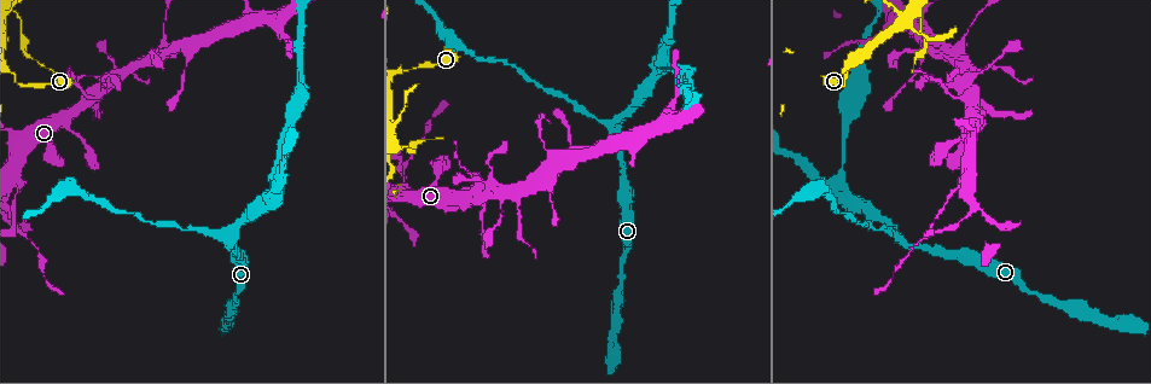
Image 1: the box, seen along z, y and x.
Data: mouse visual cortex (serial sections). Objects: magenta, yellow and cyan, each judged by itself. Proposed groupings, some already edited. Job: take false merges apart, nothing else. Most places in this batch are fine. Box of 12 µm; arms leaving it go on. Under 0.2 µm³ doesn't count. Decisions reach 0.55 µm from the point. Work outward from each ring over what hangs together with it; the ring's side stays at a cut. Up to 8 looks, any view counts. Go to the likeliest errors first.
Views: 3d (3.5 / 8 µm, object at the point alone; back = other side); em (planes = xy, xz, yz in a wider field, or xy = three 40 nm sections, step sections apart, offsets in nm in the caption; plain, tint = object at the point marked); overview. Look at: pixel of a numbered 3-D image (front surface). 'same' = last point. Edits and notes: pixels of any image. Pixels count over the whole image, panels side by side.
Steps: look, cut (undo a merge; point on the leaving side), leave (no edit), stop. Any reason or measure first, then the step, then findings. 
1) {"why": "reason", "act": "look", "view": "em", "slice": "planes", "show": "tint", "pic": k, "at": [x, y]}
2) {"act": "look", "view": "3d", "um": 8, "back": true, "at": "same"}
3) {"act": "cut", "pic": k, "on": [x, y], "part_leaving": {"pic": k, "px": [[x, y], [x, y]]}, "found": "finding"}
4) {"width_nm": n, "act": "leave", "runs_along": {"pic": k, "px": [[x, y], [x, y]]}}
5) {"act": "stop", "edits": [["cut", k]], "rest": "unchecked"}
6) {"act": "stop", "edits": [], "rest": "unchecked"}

{"why": "branch point", "act": "look", "view": "3d", "um": 8, "pic": 1, "at": [901, 241]}

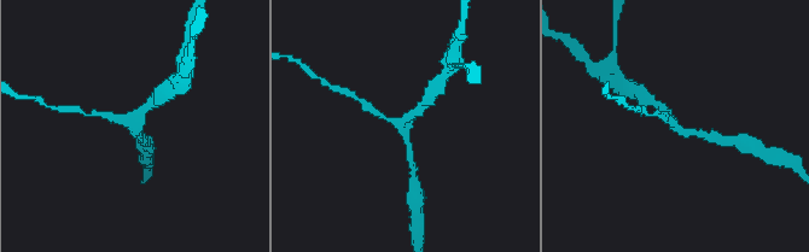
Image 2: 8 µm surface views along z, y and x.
{"act": "look", "view": "3d", "um": 3.5, "pic": 2, "at": [404, 125]}

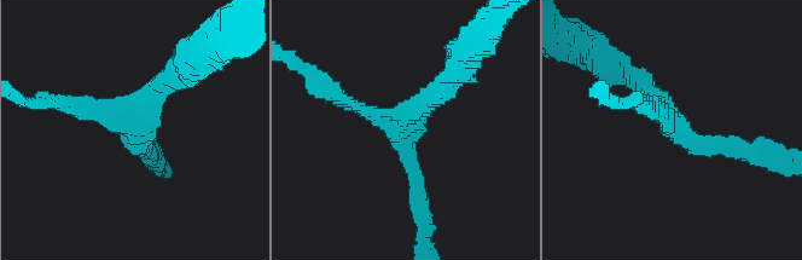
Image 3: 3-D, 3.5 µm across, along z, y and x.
{"act": "leave", "runs_along": {"pic": 3, "px": [[742, 148], [686, 140], [633, 76]]}, "found": "continuous, no second cell"}

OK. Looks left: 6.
{"why": "three-way junction", "act": "look", "view": "em", "slice": "xy", "step": 3, "show": "tint", "pic": 1, "at": [271, 187]}

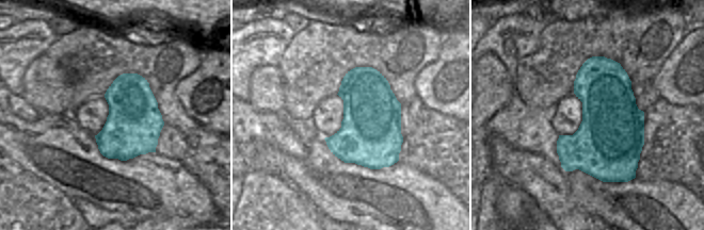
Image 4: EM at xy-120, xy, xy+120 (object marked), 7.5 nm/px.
{"why": "wider look", "act": "look", "view": "3d", "um": 3.5, "at": "same"}

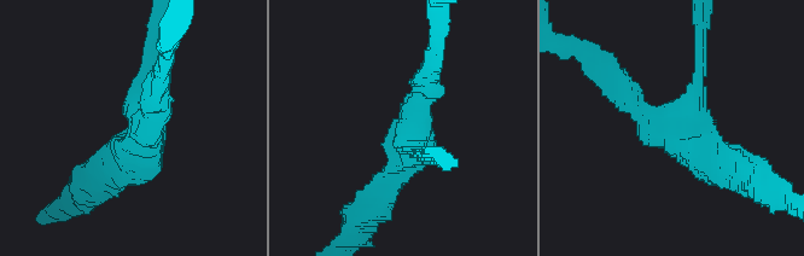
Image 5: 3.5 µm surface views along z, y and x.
{"arms": 3, "arm_widths_nm": [150, 300, 400], "act": "leave", "runs_along": {"pic": 5, "px": [[111, 167], [145, 144], [152, 51]]}, "found": "continuous, no second cell"}

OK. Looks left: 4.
{"why": "sharp bend", "act": "look", "view": "3d", "um": 3.5, "pic": 1, "at": [19, 83]}

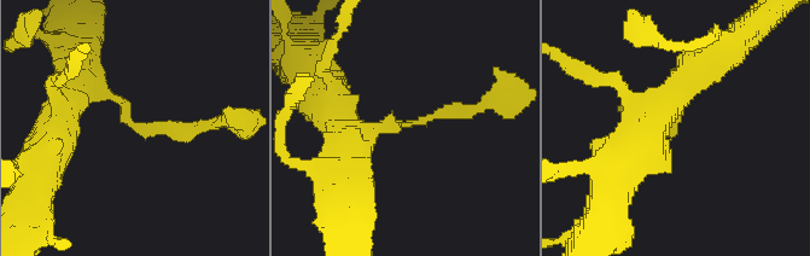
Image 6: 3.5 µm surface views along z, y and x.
{"act": "look", "view": "em", "slice": "xy", "step": 2, "show": "tint", "pic": 6, "at": [134, 129]}

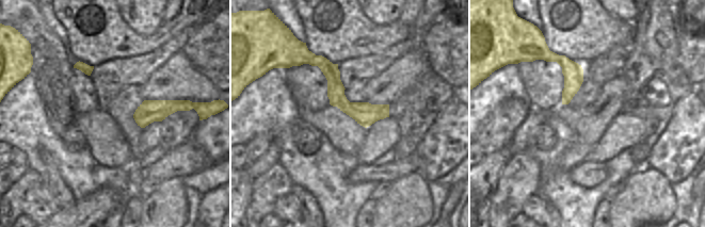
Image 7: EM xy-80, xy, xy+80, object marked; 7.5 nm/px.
{"act": "leave", "runs_along": {"pic": 6, "px": [[478, 108], [383, 123], [356, 145]]}, "found": "all the same cell"}

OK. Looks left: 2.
{"act": "stop", "edits": [], "rest": "unchecked"}

